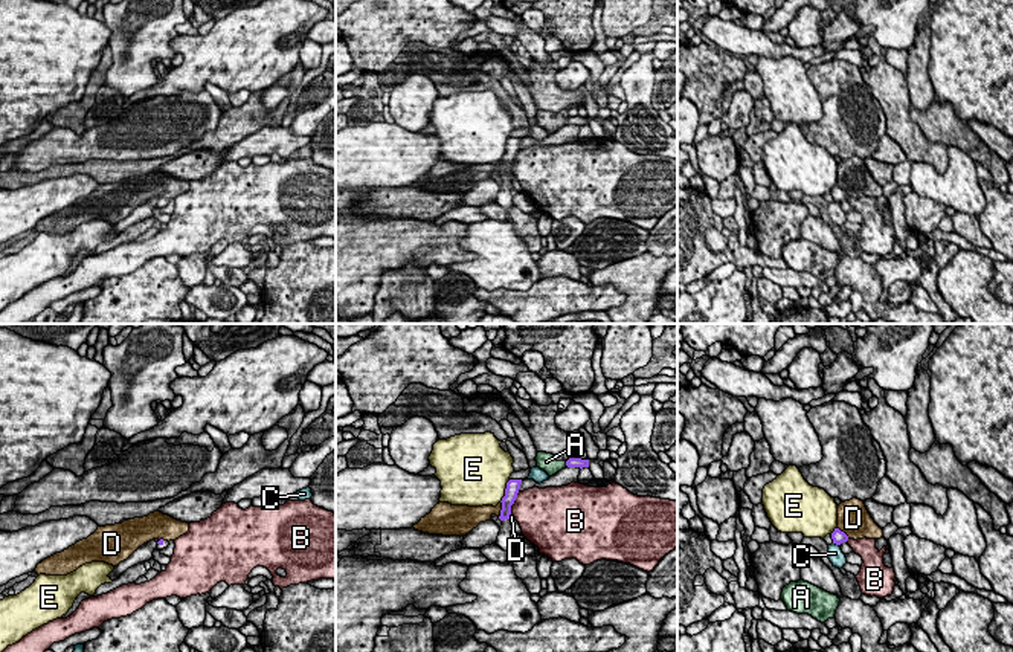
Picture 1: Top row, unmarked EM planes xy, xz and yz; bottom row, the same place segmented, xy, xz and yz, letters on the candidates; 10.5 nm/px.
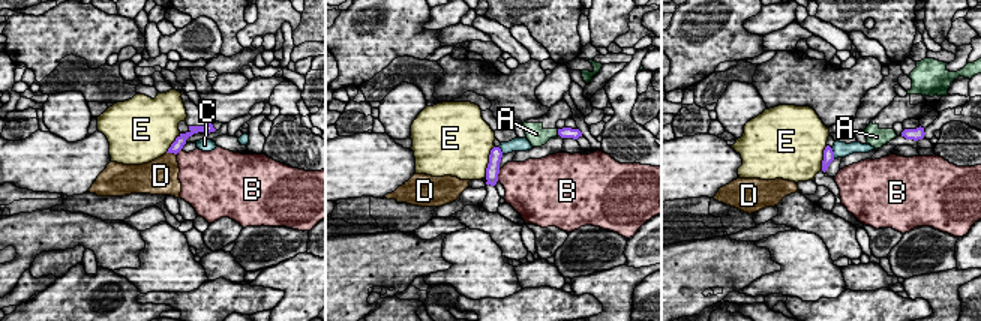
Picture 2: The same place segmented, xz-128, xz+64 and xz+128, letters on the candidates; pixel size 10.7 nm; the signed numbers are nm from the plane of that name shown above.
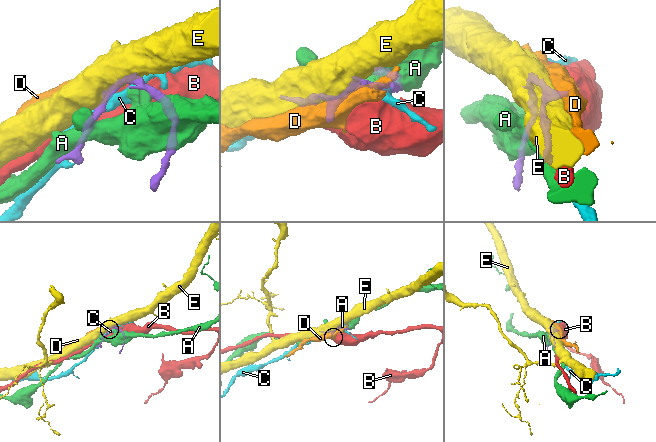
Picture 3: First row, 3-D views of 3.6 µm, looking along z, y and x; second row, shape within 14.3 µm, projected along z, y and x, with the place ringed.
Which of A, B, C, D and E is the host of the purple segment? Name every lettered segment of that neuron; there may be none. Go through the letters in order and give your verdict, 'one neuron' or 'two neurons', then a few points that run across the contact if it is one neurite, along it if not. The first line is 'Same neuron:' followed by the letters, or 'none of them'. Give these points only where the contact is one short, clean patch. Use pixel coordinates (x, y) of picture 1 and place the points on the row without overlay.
Same neuron: none of them
A: two neurons
B: two neurons; line xz (519, 150), (514, 158)
C: two neurons
D: two neurons
E: two neurons

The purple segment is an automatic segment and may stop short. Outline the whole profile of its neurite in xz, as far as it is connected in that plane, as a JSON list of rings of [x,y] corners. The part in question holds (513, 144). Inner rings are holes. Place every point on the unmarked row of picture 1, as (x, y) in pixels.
[[[510,137],[506,140],[505,154],[502,156],[502,168],[499,177],[502,179],[500,189],[496,199],[496,203],[500,205],[503,209],[511,209],[513,205],[513,195],[511,195],[511,163],[514,162],[519,147],[520,147],[522,137]]]

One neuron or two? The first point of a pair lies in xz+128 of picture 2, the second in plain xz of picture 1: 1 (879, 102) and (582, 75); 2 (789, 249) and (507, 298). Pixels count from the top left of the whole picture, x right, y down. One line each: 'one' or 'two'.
1: one
2: two

